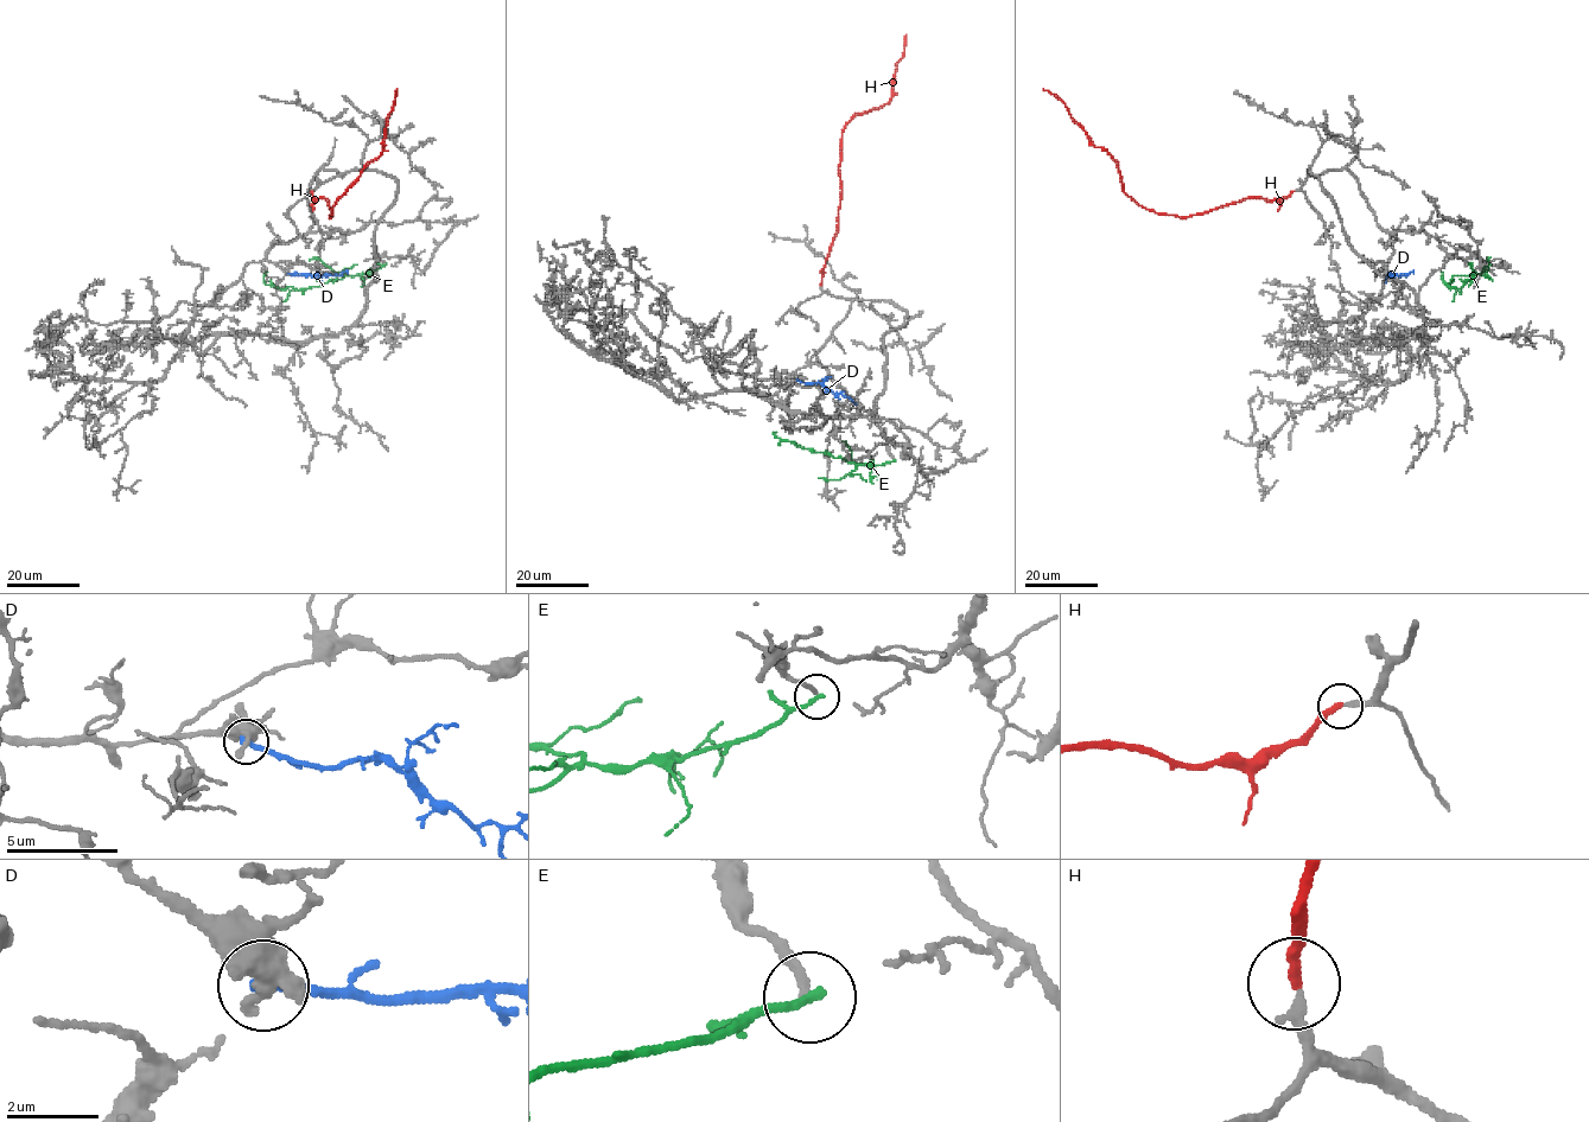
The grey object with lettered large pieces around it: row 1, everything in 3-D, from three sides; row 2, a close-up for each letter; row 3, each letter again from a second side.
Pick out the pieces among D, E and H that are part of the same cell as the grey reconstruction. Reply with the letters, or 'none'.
H

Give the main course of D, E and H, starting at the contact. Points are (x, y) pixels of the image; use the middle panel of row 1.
D: (796, 380), (820, 383), (856, 403)
E: (895, 459), (879, 465), (855, 464), (782, 440), (771, 433), (775, 432)
H: (821, 286), (825, 259), (837, 230), (843, 127), (856, 114), (890, 101), (906, 34)

